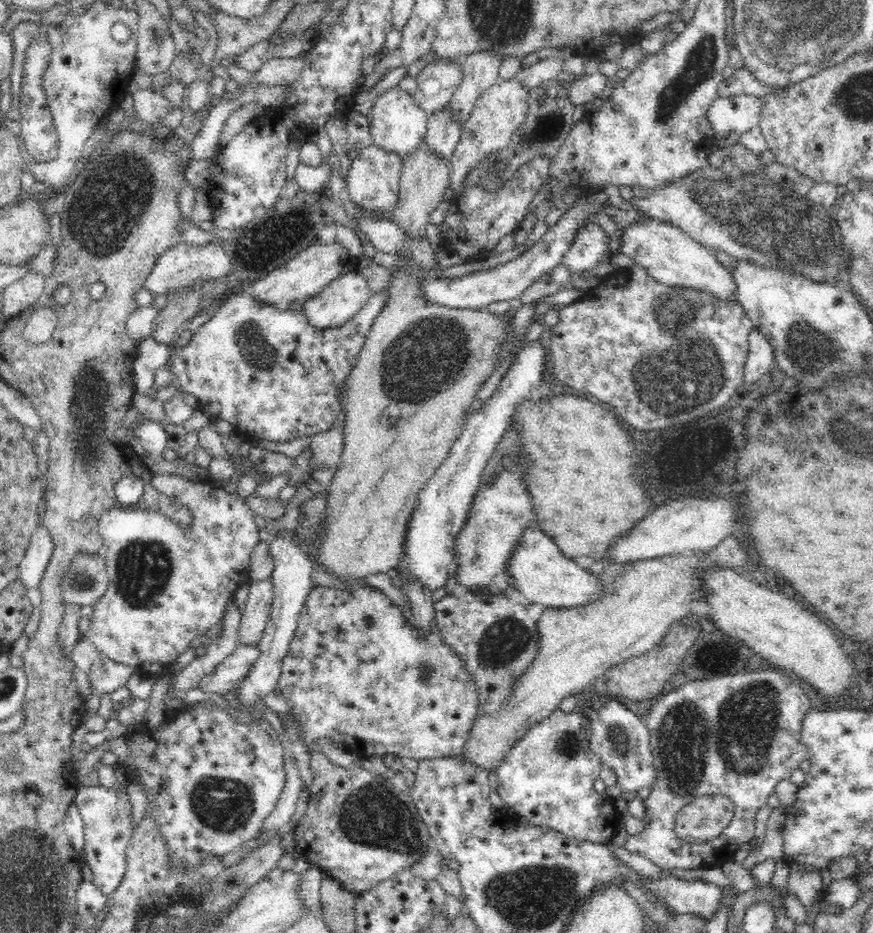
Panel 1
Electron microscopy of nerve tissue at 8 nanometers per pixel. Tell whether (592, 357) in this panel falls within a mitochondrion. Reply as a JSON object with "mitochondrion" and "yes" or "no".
{"mitochondrion":"no"}

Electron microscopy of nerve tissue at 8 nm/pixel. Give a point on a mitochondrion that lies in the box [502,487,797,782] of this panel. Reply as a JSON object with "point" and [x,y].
{"point":[567,745]}

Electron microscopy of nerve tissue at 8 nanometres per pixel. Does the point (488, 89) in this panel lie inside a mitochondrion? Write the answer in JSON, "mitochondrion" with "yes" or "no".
{"mitochondrion":"no"}

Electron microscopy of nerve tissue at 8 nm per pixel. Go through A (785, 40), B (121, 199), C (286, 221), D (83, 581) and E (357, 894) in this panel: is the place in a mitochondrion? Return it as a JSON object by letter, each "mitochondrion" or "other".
{"A":"mitochondrion","B":"mitochondrion","C":"mitochondrion","D":"mitochondrion","E":"other"}

